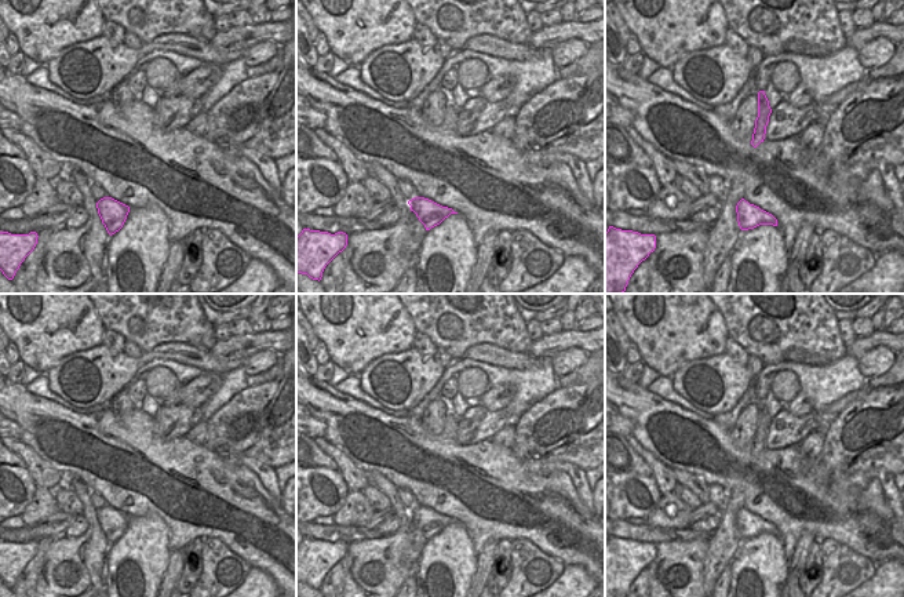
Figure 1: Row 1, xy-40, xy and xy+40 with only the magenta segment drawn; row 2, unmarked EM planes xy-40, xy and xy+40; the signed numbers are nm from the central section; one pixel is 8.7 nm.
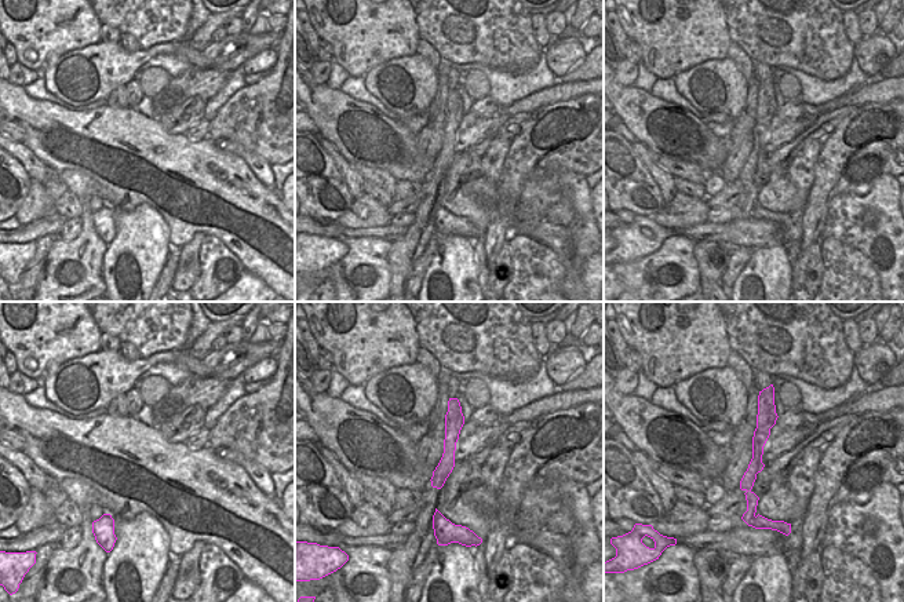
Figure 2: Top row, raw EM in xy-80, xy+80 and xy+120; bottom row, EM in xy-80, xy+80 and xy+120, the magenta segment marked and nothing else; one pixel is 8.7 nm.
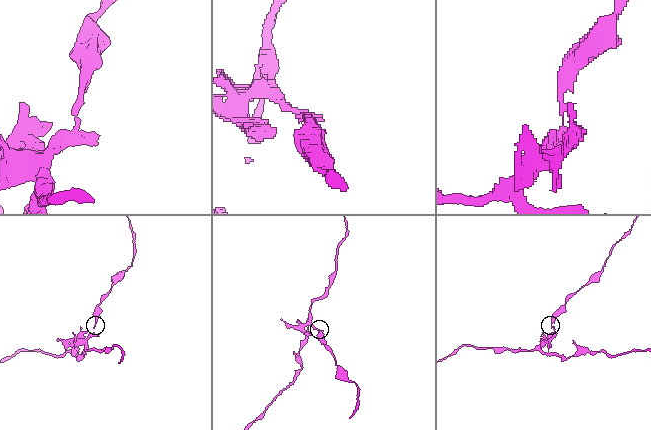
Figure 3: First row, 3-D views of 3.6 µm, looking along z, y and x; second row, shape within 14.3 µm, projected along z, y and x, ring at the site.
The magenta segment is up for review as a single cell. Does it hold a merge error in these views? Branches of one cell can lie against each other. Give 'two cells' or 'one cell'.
two cells

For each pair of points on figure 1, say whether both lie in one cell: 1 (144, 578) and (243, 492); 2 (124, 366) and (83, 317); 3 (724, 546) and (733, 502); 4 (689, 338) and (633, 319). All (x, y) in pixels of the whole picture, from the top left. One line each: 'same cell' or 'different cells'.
1: different cells
2: different cells
3: same cell
4: same cell

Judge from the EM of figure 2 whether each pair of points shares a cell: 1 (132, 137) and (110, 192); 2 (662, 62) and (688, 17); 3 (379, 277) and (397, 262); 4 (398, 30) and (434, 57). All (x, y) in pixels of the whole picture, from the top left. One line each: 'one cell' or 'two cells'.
1: one cell
2: one cell
3: two cells
4: two cells

